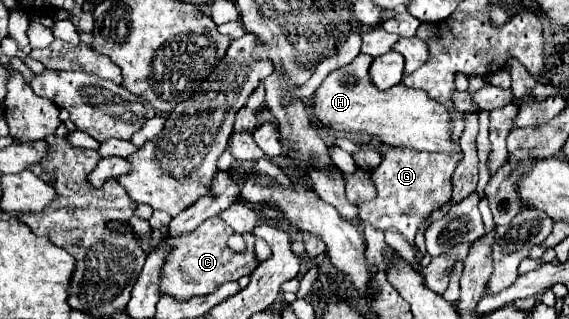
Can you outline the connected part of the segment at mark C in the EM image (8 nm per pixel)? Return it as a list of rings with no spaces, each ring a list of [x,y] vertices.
[[[210,217],[192,233],[166,239],[164,243],[168,249],[168,257],[160,269],[160,293],[176,297],[176,301],[188,301],[190,297],[202,297],[214,293],[226,281],[236,281],[242,275],[250,275],[256,269],[256,257],[254,257],[256,237],[252,233],[244,233],[242,237],[246,239],[246,251],[232,253],[226,247],[230,235],[234,235],[234,231],[228,223],[224,223],[220,217]]]

